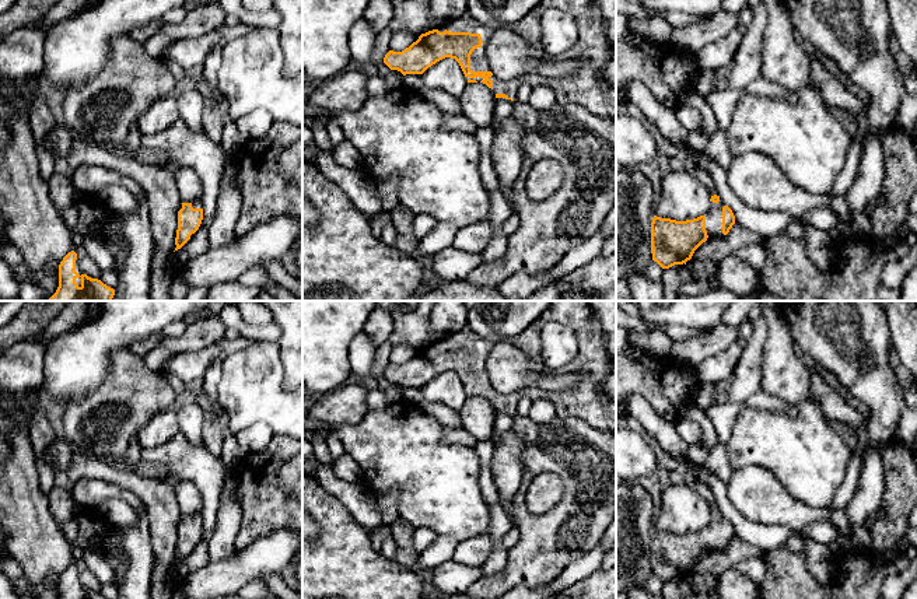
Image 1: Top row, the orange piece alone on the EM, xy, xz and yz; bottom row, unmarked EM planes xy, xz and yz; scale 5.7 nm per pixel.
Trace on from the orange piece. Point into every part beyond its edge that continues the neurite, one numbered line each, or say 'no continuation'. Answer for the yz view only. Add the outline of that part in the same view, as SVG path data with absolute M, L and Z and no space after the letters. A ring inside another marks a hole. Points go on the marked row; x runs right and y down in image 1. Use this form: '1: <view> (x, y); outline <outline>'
1: yz (714, 214); outline M720 199L718 203L710 202L707 217L706 217L706 231L707 231L707 241L721 238L722 234L722 207L724 202Z

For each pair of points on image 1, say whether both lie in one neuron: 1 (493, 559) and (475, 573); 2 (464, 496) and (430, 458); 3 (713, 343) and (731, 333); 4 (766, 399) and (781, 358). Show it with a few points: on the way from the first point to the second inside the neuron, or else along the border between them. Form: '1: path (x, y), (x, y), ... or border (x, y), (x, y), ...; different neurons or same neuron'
1: border (479, 567), (483, 575); different neurons
2: path (454, 486), (436, 468); same neuron
3: path (717, 339), (727, 335); same neuron
4: border (762, 389), (783, 398), (791, 405); different neurons

